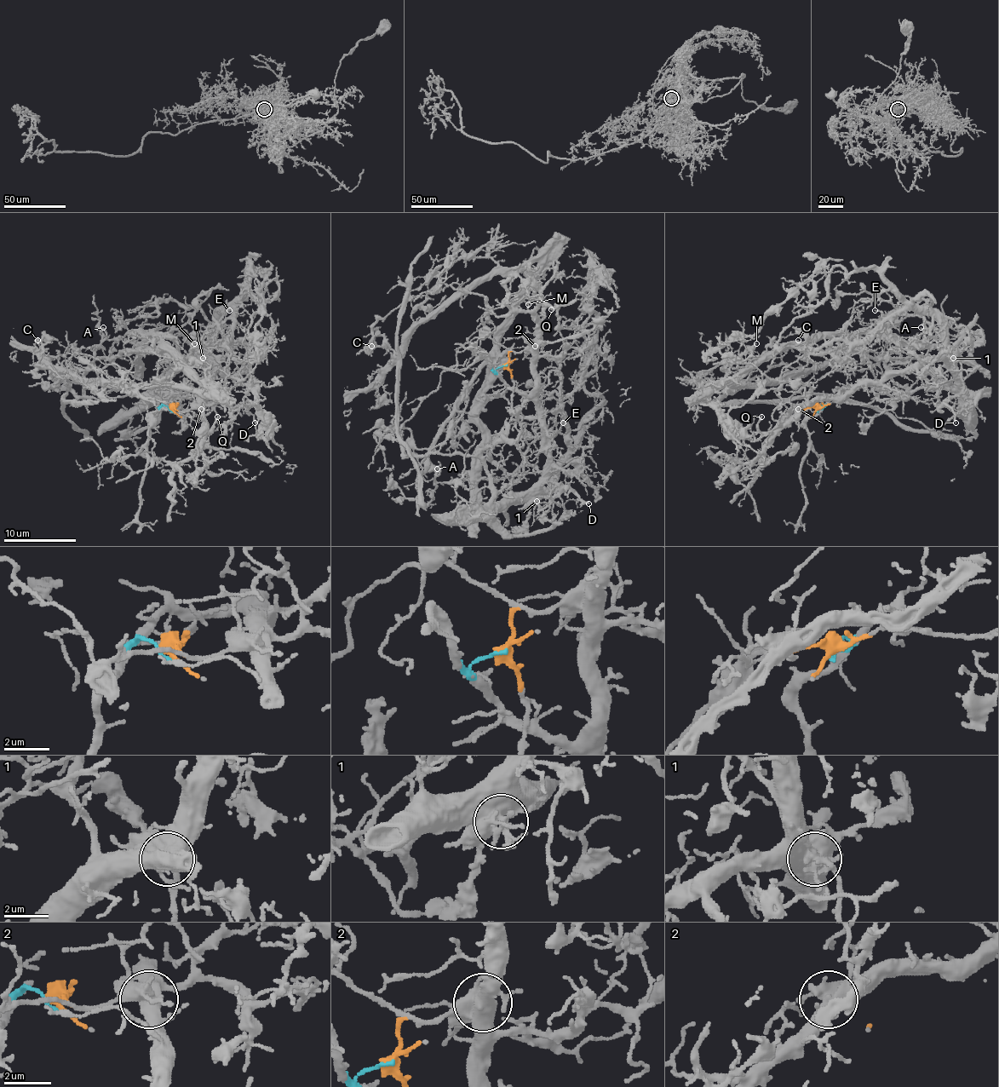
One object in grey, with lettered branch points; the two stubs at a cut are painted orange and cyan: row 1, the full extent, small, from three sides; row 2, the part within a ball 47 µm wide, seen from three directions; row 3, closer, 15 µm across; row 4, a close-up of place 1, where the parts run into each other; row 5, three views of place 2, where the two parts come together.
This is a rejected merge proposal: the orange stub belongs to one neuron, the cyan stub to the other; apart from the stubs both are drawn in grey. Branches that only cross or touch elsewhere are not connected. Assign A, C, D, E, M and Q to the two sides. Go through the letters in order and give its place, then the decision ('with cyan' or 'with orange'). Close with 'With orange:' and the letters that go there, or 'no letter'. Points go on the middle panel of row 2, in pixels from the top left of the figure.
A: place (437, 468); with orange
C: place (371, 346); with orange
D: place (588, 503); with cyan
E: place (563, 422); with cyan
M: place (528, 304); with orange
Q: place (551, 309); with cyan
With orange: A, C, M

